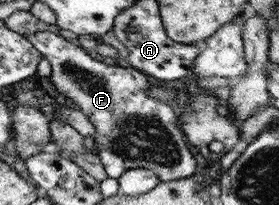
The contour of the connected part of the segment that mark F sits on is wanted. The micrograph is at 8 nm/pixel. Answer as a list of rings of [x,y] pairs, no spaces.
[[[38,31],[26,36],[29,43],[45,58],[51,66],[49,80],[59,95],[65,97],[69,103],[79,109],[88,123],[93,125],[95,136],[89,140],[99,150],[97,157],[105,171],[106,177],[117,179],[127,169],[151,169],[160,181],[173,181],[193,176],[195,160],[185,146],[181,137],[181,131],[177,123],[177,110],[173,106],[167,106],[162,102],[155,101],[146,92],[148,86],[147,76],[131,67],[111,66],[103,64],[81,48],[77,43],[66,40],[54,32]]]

